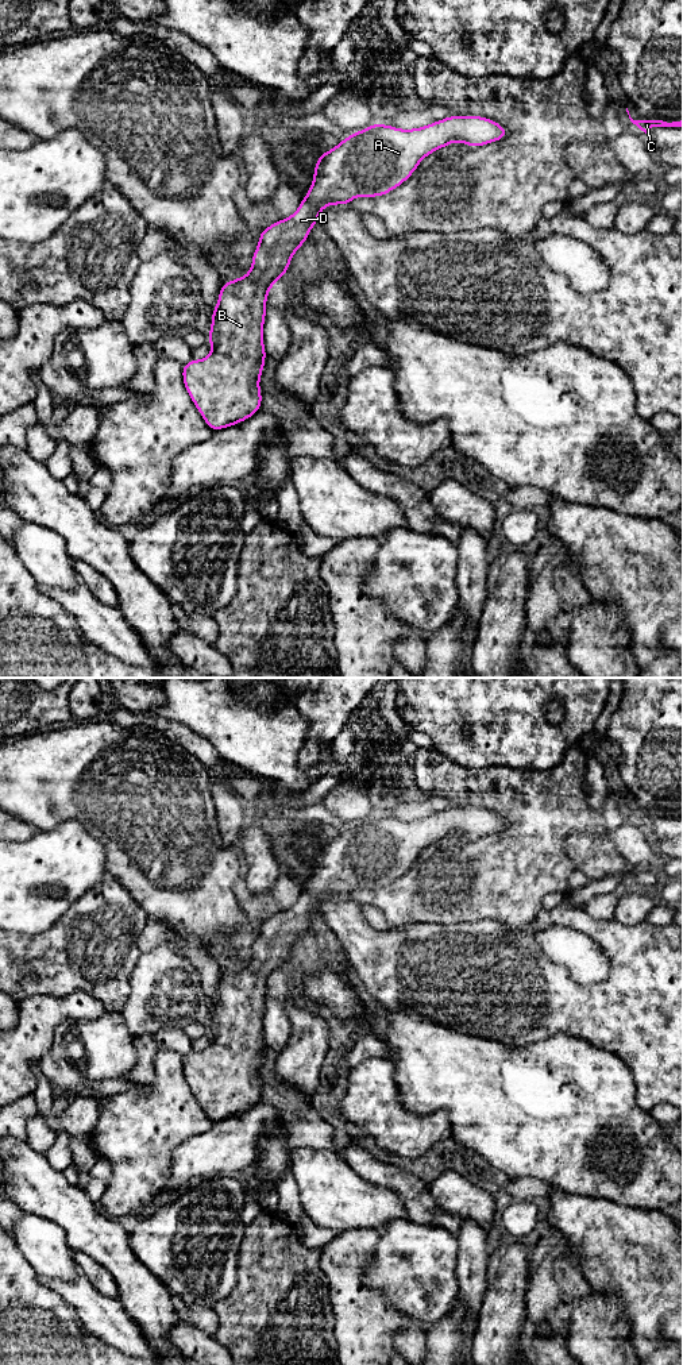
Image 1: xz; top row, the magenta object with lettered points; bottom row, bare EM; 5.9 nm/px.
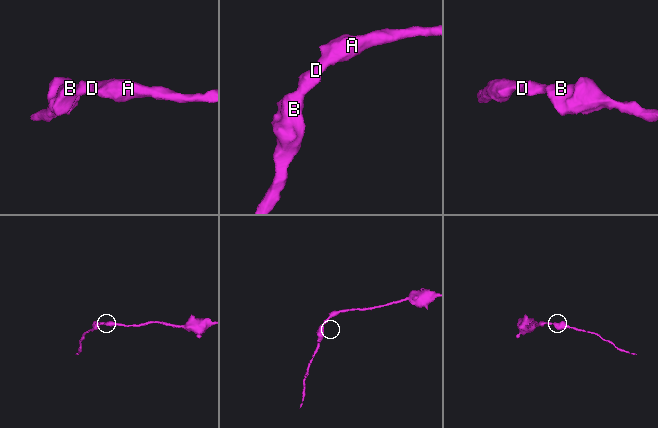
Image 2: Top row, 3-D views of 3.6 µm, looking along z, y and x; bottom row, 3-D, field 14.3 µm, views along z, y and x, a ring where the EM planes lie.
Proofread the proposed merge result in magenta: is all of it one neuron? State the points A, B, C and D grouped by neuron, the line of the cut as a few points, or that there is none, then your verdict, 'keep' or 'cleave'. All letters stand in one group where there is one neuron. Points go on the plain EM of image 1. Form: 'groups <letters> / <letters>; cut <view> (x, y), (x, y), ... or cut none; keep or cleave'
groups A B C D; cut none; keep

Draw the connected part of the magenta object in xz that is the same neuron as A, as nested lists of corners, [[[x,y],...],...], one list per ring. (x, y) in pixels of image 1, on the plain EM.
[[[447,807],[412,821],[375,814],[323,844],[316,852],[312,878],[298,901],[290,909],[275,913],[259,925],[259,934],[247,967],[221,976],[217,996],[212,1000],[208,1026],[212,1044],[205,1050],[192,1050],[182,1057],[185,1080],[207,1117],[216,1123],[239,1115],[261,1102],[259,1071],[267,1048],[263,1037],[267,986],[288,963],[293,945],[305,934],[312,918],[319,914],[323,899],[333,895],[350,896],[354,888],[387,886],[413,865],[422,849],[452,833],[481,838],[498,833],[506,826],[508,821],[503,817],[483,807]]]

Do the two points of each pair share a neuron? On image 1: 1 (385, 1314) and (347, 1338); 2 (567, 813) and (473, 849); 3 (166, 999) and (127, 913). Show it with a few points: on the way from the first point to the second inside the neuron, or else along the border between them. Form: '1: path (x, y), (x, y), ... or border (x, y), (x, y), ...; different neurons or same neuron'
1: path (375, 1321), (370, 1321), (357, 1334); same neuron
2: path (544, 824), (518, 849), (496, 849); same neuron
3: border (142, 953), (127, 982); different neurons

